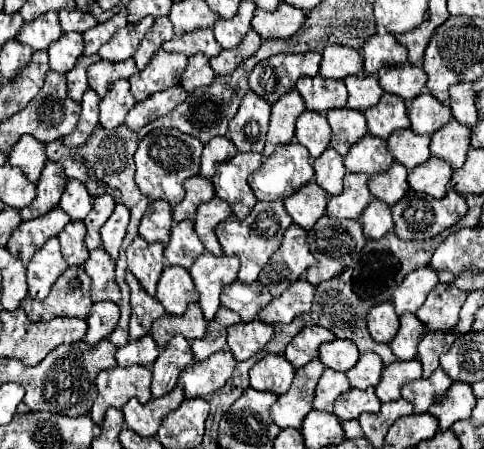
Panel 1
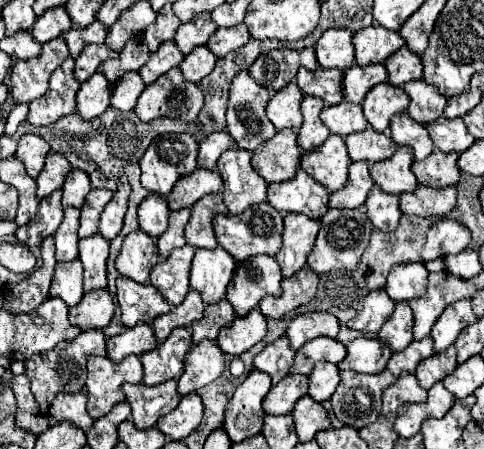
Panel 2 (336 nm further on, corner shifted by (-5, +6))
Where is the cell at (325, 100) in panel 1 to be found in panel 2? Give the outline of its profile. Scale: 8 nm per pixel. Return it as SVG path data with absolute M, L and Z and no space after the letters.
M300 68L296 74L296 84L306 96L316 96L324 100L326 106L340 104L344 100L342 96L342 72L336 68L318 68L318 70L306 70Z

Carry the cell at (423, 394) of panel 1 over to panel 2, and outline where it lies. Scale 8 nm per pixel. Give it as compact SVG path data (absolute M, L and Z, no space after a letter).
M450 346L448 350L444 350L442 354L434 354L428 360L422 360L416 368L416 378L418 384L426 390L430 390L438 380L442 380L444 376L448 376L454 368L456 368L456 350L454 346Z

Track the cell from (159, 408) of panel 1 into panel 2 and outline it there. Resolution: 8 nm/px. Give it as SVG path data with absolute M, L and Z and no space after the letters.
M168 380L158 386L124 384L122 390L126 394L126 402L132 406L132 422L140 430L154 426L160 416L174 410L180 402L176 380Z

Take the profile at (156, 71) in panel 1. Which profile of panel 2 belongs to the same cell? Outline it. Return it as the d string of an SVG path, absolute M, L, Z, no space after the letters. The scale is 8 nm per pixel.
M168 40L168 42L162 42L162 44L160 44L160 48L158 48L156 54L150 54L150 60L148 60L138 72L140 72L142 80L144 80L144 84L148 86L148 84L152 84L158 76L166 74L170 68L180 66L182 58L184 58L184 56L182 56L182 52L176 48L176 44L174 44L172 40Z

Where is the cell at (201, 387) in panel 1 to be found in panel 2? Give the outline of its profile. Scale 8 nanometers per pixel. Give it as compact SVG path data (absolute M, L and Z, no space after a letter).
M202 340L198 346L192 346L184 358L184 374L178 380L180 396L192 394L214 382L220 378L224 368L224 352L216 342Z

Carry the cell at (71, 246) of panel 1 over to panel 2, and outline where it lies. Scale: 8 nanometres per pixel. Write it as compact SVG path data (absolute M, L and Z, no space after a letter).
M64 208L64 220L54 234L58 262L74 260L78 256L78 222L80 222L80 210Z

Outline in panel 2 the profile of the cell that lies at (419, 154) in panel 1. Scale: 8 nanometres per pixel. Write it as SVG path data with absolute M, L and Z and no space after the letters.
M406 112L396 114L390 120L390 132L392 132L392 140L396 144L410 146L414 150L416 160L424 160L426 156L430 156L434 152L426 126L416 124L416 120L412 120Z

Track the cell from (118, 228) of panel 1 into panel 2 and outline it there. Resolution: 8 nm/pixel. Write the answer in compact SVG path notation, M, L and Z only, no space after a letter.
M122 176L118 180L118 190L114 194L114 198L110 200L110 204L104 208L102 216L100 216L100 234L108 240L114 240L118 236L118 232L124 226L124 212L128 210L128 196L130 196L130 184L128 178Z

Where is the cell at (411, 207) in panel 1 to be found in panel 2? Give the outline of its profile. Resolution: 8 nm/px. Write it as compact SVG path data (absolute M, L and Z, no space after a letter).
M418 186L414 192L400 194L402 214L430 218L430 216L446 216L454 208L456 208L456 188L454 186L448 186L442 190Z

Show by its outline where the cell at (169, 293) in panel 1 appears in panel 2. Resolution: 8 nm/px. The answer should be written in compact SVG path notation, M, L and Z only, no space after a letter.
M192 246L176 248L172 254L154 266L150 272L150 282L152 286L170 302L170 304L180 304L184 296L188 294L188 274L190 274L190 262L194 256Z

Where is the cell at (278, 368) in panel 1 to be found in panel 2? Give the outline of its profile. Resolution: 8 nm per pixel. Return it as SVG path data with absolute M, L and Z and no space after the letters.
M282 336L254 356L254 366L266 372L272 378L272 384L278 384L290 372L294 364L294 356L296 352L290 348L288 338Z

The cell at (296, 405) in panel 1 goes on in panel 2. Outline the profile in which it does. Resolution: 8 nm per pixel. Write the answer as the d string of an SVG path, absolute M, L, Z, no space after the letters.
M288 374L276 386L272 386L268 396L264 398L264 404L262 404L264 412L266 414L290 414L294 404L302 396L306 396L306 392L308 392L308 376Z

